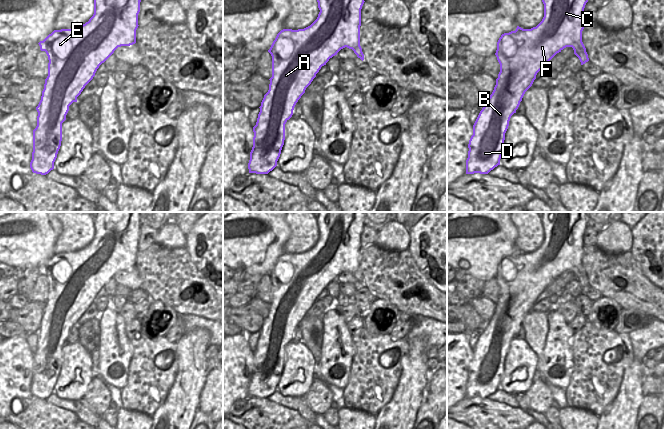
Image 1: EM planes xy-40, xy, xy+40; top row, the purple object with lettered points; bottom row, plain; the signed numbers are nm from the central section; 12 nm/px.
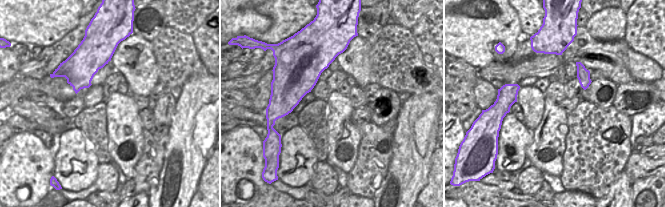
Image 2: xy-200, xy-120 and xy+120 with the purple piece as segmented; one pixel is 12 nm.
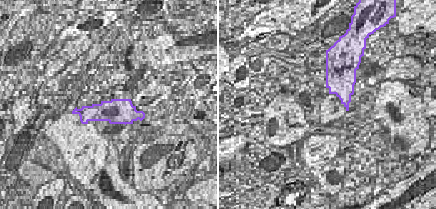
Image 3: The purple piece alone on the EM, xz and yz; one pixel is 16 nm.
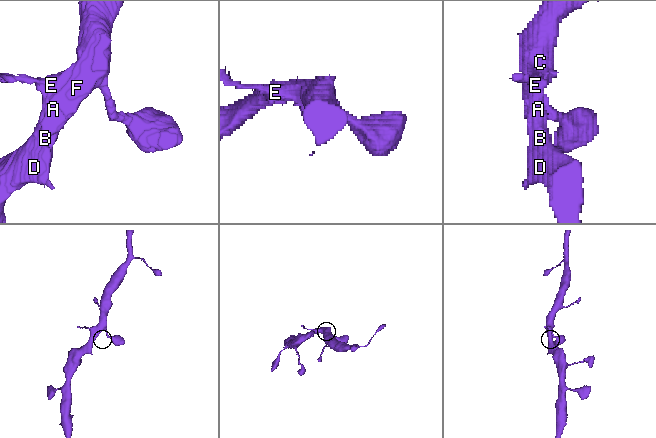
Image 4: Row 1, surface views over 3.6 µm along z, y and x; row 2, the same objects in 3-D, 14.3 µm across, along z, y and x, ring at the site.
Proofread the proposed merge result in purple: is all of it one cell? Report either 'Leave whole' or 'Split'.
Leave whole.

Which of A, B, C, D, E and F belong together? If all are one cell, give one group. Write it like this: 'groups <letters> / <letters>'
groups A B C D E F

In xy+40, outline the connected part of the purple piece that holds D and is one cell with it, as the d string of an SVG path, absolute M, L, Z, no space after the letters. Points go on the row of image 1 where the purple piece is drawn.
M542 0L544 17L531 29L517 26L515 31L504 33L497 42L496 57L500 72L490 97L480 111L474 125L473 135L468 144L466 174L488 174L500 165L504 150L505 133L511 116L516 113L525 92L532 86L537 73L559 52L572 47L581 65L589 61L582 42L584 29L584 8L588 0Z

